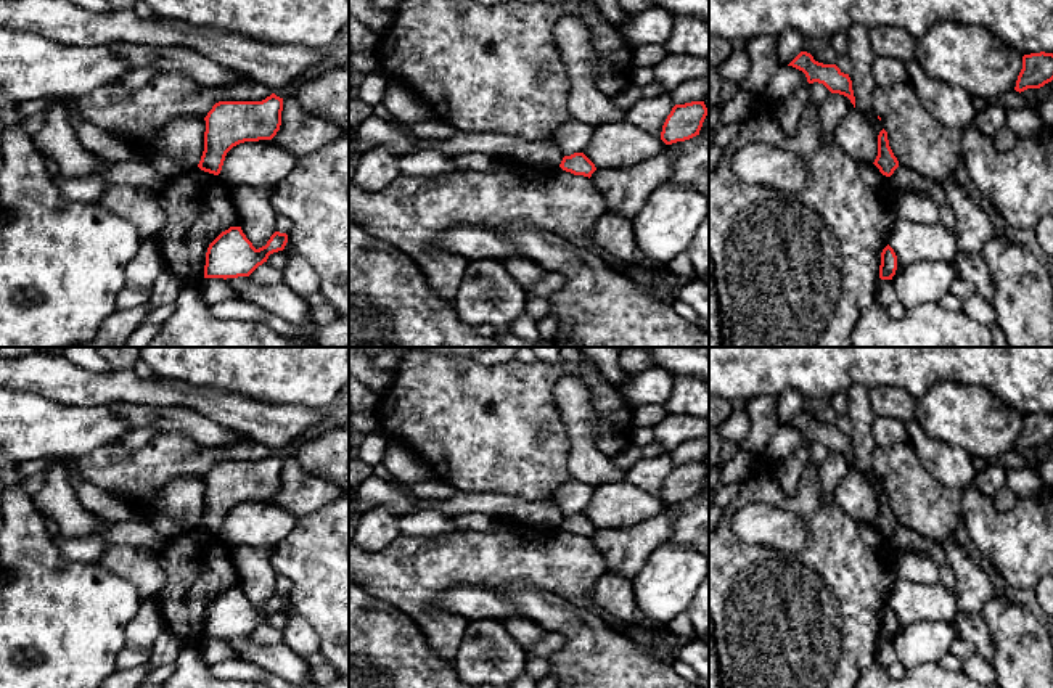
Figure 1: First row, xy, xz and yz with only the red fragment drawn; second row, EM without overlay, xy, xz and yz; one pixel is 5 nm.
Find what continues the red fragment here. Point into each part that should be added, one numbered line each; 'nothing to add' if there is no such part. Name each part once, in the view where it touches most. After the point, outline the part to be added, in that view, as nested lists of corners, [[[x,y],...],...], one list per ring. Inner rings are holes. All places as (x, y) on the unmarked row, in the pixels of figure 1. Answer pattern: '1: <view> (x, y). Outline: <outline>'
nothing to add

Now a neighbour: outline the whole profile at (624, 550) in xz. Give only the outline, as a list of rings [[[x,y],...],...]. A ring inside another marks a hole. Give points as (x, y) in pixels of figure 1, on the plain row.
[[[664,510],[625,529],[596,529],[590,540],[601,553],[608,572],[633,579],[649,555],[672,537],[674,513]]]

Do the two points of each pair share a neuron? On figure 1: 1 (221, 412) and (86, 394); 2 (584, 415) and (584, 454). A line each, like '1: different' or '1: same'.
1: same
2: same

